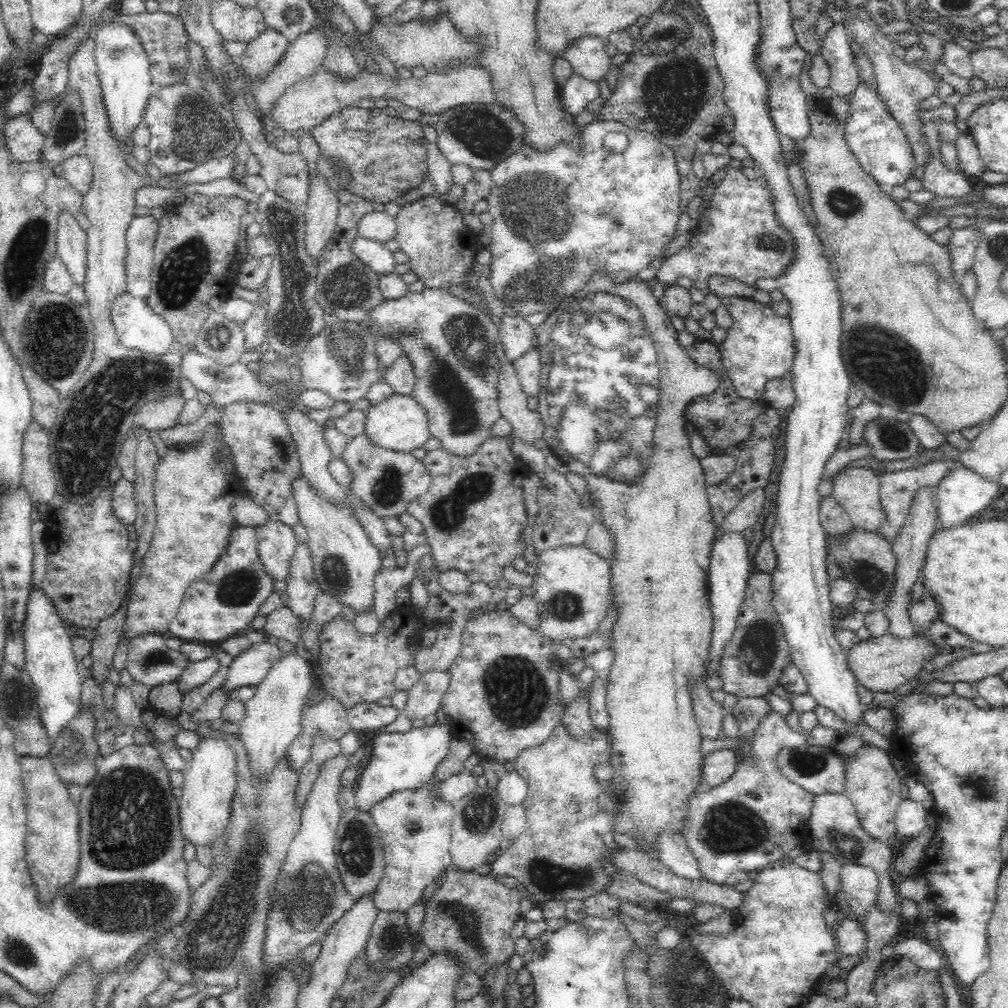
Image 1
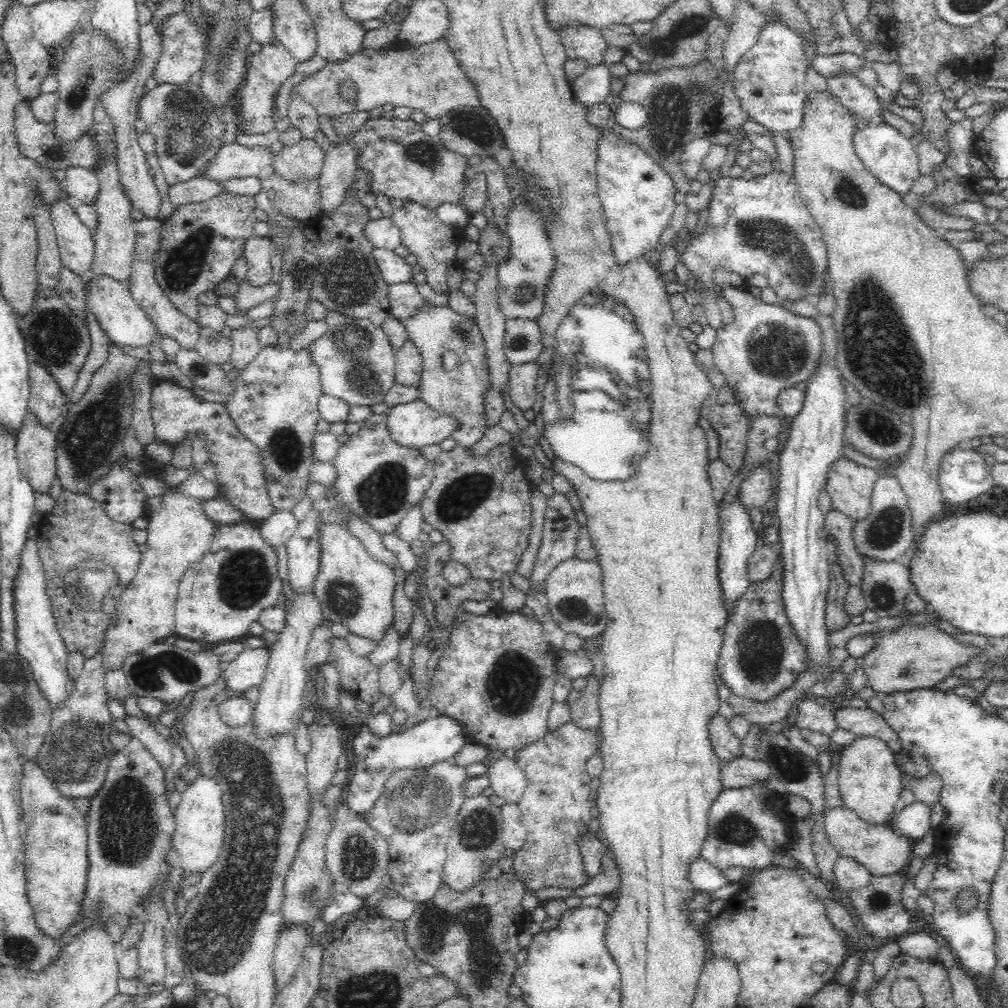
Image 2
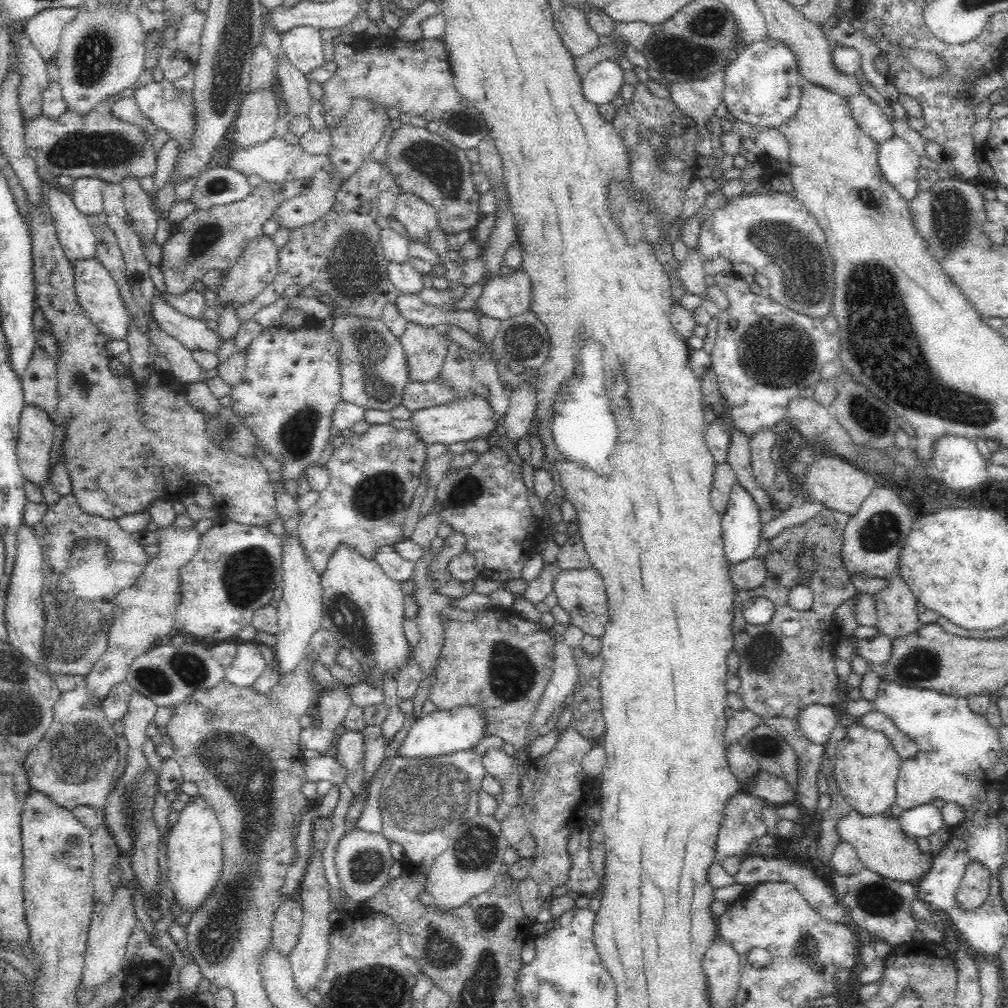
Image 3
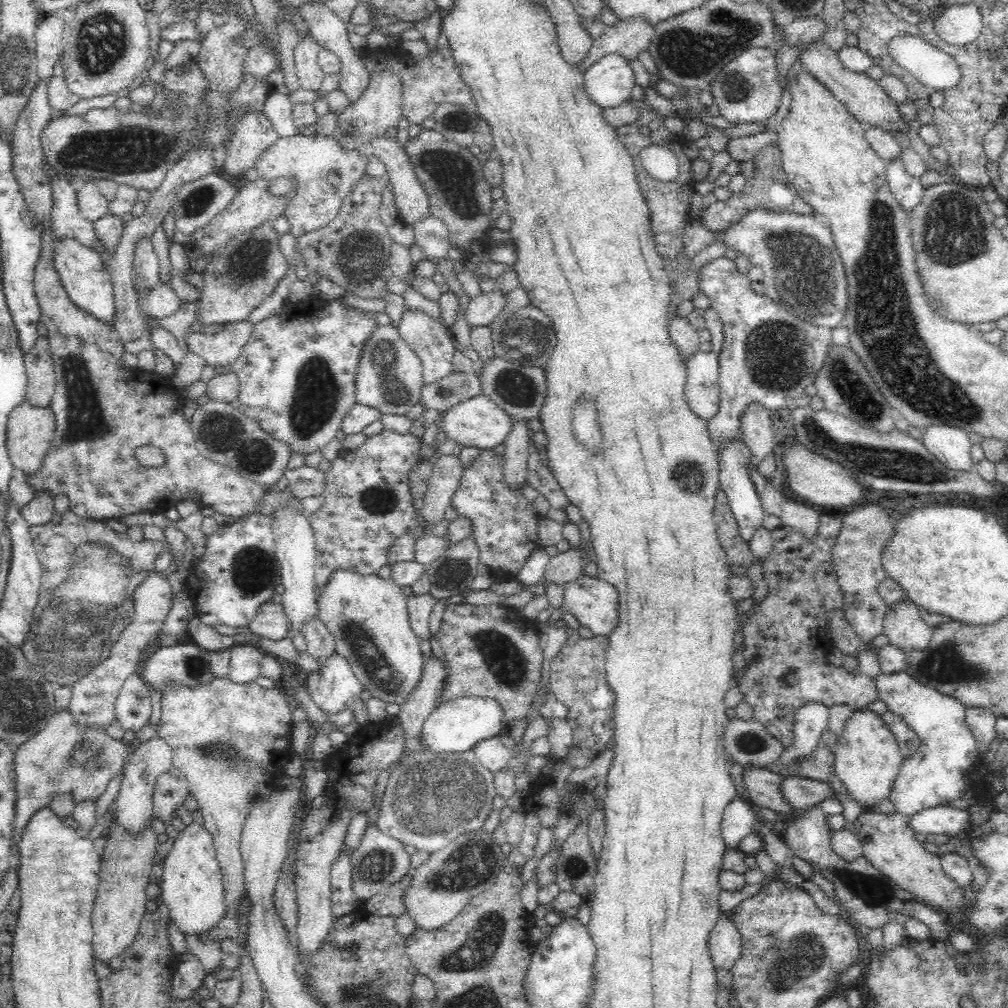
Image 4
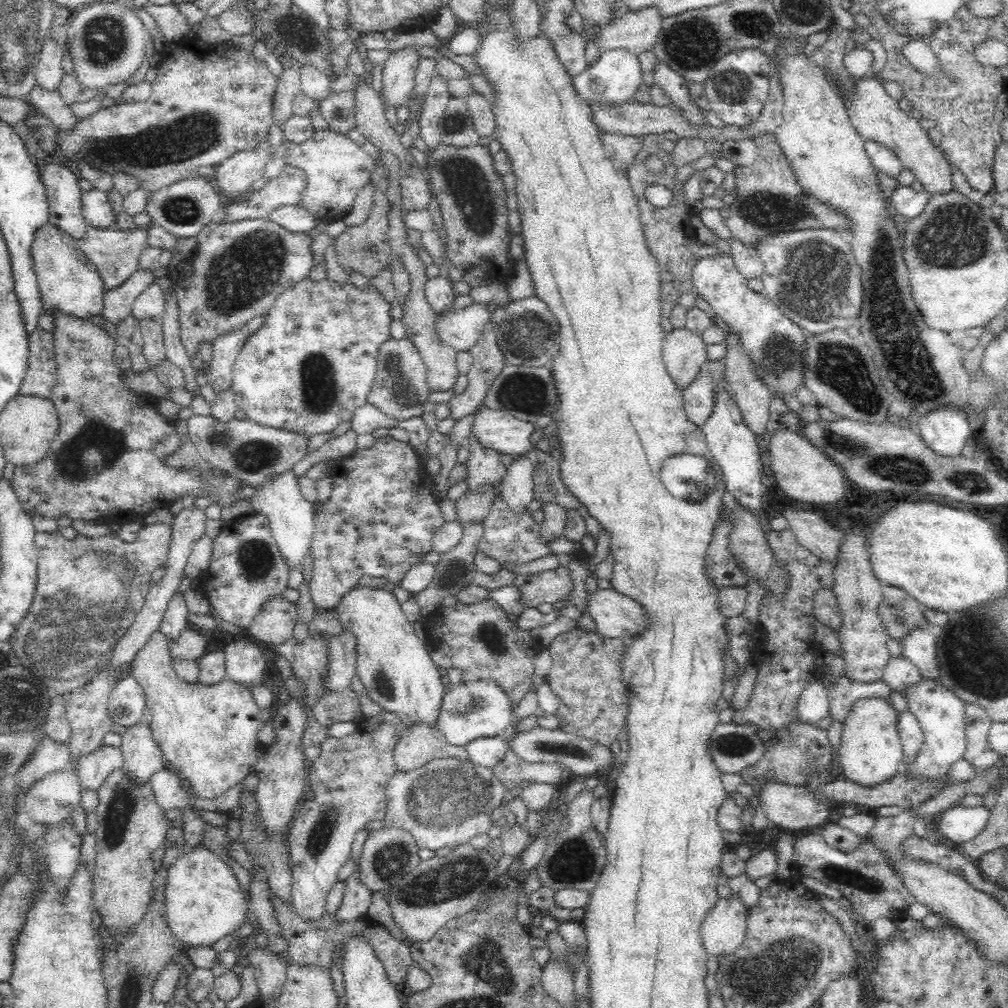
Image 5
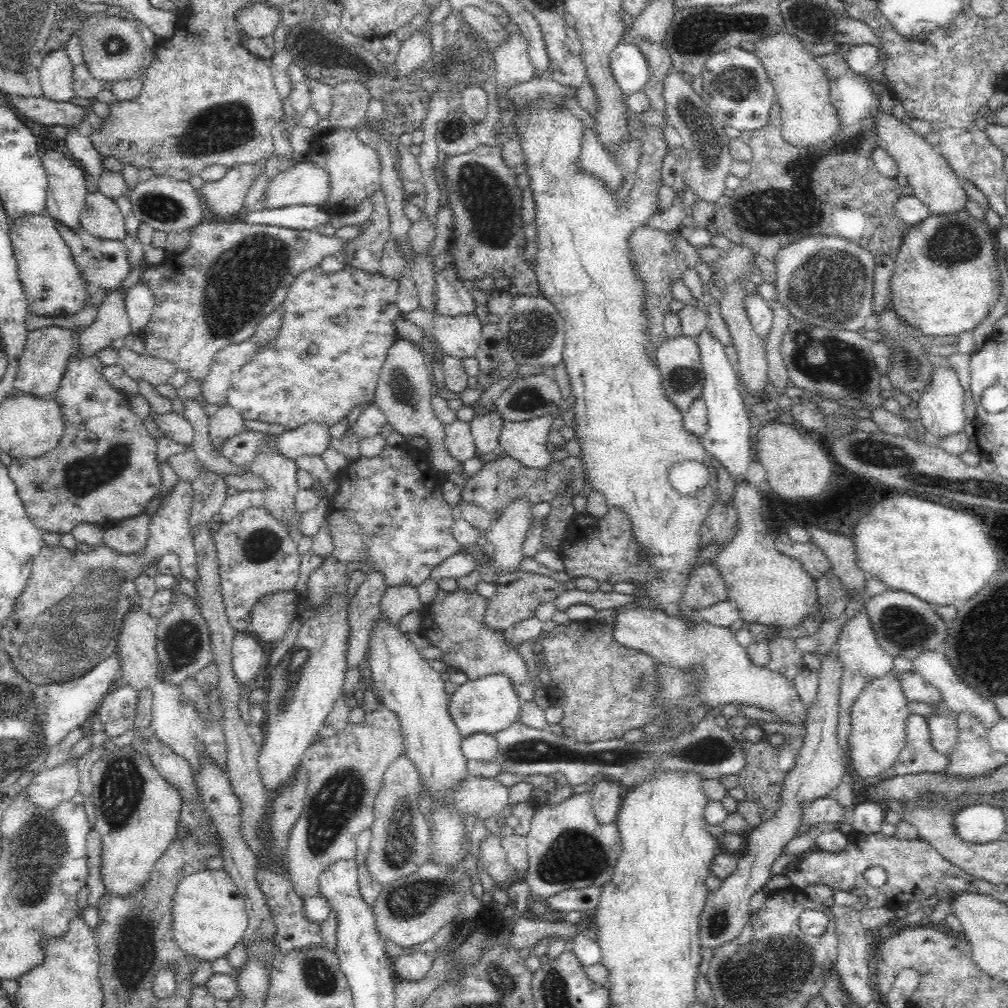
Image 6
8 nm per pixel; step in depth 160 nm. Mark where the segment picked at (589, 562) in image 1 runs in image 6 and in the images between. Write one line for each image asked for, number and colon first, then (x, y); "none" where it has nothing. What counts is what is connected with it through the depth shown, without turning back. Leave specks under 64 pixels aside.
2: (574, 588)
3: (581, 593)
4: (592, 601)
5: (617, 616)
6: (731, 677)

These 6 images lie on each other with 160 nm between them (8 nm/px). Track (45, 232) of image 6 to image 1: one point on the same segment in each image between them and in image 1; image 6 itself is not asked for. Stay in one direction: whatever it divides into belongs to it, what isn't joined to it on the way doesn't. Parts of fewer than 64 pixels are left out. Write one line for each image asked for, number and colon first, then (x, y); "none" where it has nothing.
1: (138, 328)
2: (121, 318)
3: (98, 292)
4: (82, 272)
5: (69, 282)

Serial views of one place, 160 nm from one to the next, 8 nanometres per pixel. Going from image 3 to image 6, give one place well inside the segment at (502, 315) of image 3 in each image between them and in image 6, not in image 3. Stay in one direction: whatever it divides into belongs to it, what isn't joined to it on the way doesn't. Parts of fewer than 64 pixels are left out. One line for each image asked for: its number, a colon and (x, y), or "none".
4: (482, 310)
5: (461, 330)
6: (458, 336)

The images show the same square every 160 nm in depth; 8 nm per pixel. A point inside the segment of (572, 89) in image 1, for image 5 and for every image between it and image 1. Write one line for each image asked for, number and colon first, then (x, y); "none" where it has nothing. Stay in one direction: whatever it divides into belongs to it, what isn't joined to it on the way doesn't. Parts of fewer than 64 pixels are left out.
2: (593, 85)
3: (601, 83)
4: (608, 82)
5: (612, 80)

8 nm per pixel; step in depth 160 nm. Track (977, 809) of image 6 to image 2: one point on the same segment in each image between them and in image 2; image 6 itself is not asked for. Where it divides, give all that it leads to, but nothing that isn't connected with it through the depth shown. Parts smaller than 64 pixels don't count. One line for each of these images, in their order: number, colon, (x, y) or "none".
2: (913, 821)
3: (922, 821)
4: (941, 819)
5: (958, 824)

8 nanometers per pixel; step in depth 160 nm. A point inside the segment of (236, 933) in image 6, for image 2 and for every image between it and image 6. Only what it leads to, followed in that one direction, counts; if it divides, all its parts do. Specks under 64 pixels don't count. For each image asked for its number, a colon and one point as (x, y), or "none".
2: (199, 833)
3: (194, 848)
4: (192, 888)
5: (204, 902)

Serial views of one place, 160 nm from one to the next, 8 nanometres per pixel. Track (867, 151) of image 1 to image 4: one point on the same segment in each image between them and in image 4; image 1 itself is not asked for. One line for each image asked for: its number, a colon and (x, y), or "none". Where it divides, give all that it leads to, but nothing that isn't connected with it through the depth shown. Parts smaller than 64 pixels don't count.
2: (890, 157)
3: (899, 164)
4: (907, 189)

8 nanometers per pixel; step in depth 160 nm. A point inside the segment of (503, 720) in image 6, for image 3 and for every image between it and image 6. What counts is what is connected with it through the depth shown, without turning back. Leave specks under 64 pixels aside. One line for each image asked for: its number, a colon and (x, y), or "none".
3: (442, 732)
4: (456, 726)
5: (481, 709)

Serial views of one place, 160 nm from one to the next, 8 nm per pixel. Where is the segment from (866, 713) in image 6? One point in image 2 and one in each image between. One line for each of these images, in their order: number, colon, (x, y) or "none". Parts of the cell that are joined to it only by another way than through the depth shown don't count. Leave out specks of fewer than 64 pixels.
2: (869, 782)
3: (867, 767)
4: (867, 760)
5: (871, 752)

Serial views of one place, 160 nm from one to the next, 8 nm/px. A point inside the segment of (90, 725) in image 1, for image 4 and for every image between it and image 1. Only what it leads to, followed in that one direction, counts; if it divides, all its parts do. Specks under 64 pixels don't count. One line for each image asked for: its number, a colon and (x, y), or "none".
2: (75, 755)
3: (74, 764)
4: (61, 759)

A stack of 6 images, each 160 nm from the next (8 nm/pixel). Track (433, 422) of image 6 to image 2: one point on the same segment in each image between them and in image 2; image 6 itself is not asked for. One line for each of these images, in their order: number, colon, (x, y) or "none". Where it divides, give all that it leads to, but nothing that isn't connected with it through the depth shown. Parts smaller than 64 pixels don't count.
2: (356, 362)
3: (373, 373)
4: (389, 374)
5: (399, 389)

